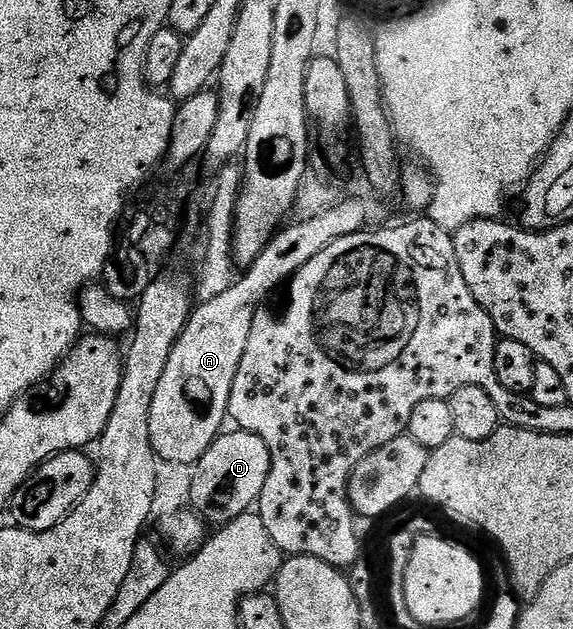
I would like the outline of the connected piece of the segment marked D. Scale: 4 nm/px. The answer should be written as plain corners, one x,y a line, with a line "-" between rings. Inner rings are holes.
239,428
230,430
221,433
196,463
190,499
191,509
216,528
249,513
259,503
270,472
270,452
258,435

